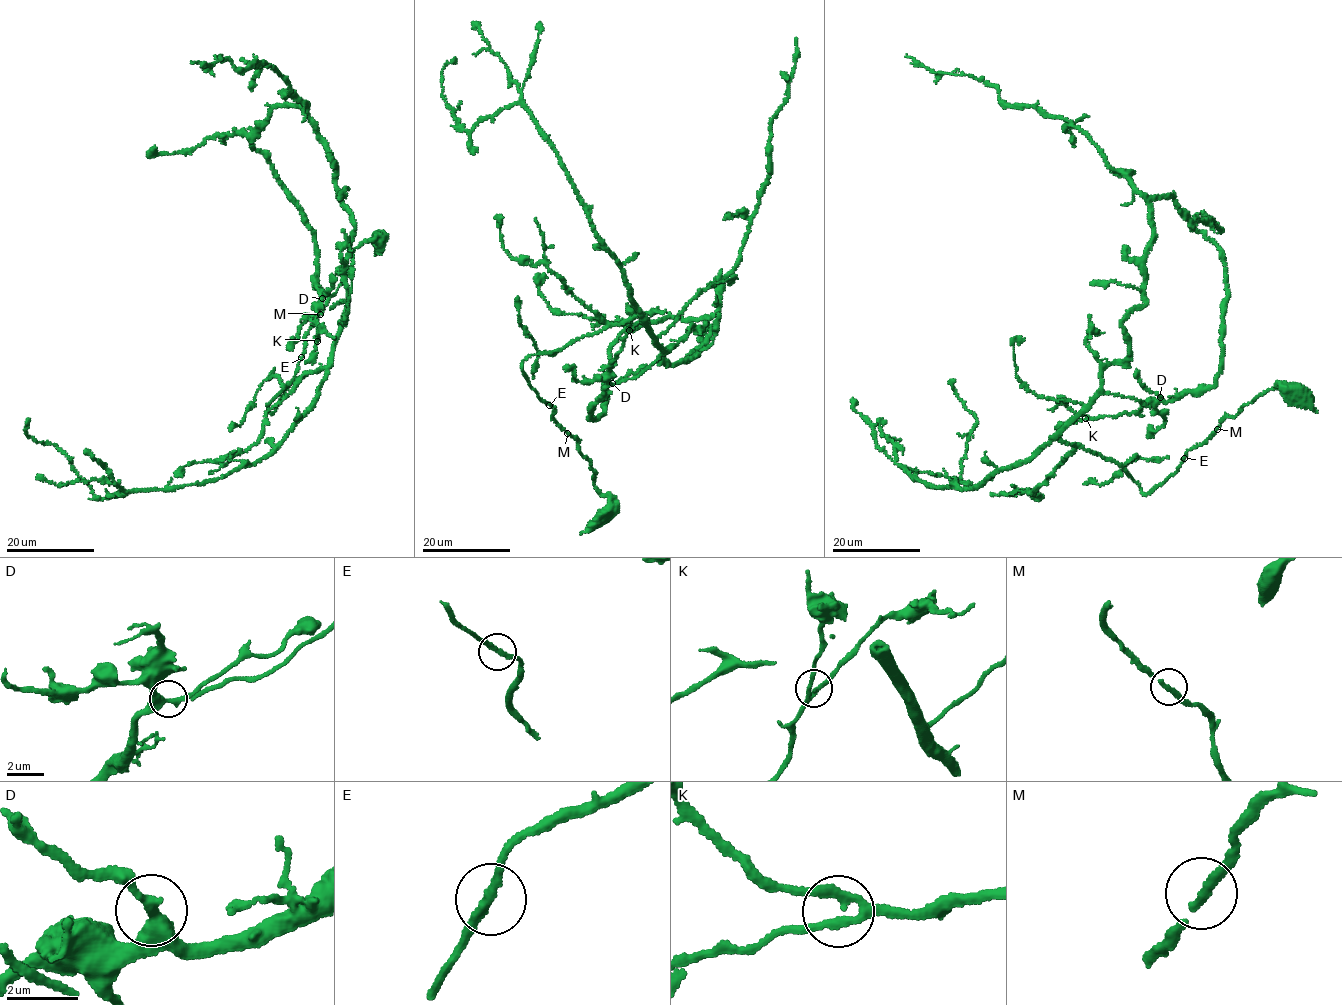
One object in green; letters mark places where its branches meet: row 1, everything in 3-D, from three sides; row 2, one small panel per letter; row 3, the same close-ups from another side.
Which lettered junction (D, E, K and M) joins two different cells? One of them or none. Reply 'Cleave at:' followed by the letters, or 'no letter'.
Cleave at: no letter

